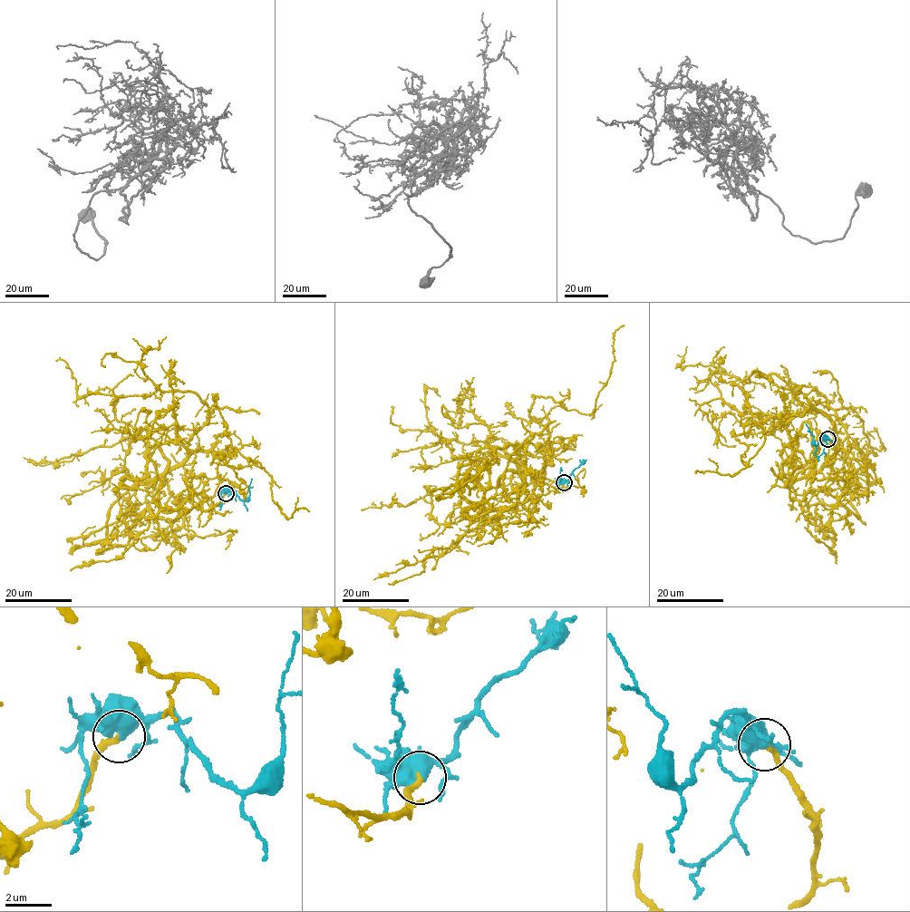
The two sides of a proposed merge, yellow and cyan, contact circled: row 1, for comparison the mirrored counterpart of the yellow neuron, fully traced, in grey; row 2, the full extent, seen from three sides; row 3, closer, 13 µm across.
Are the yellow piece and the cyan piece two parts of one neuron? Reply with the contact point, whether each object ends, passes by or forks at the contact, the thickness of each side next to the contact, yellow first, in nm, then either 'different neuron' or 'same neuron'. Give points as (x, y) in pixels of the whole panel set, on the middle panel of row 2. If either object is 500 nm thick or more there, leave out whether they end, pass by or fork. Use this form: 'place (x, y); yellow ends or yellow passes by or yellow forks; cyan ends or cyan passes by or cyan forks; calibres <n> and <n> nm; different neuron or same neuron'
place (564, 482); calibres 240 and 700 nm; same neuron

